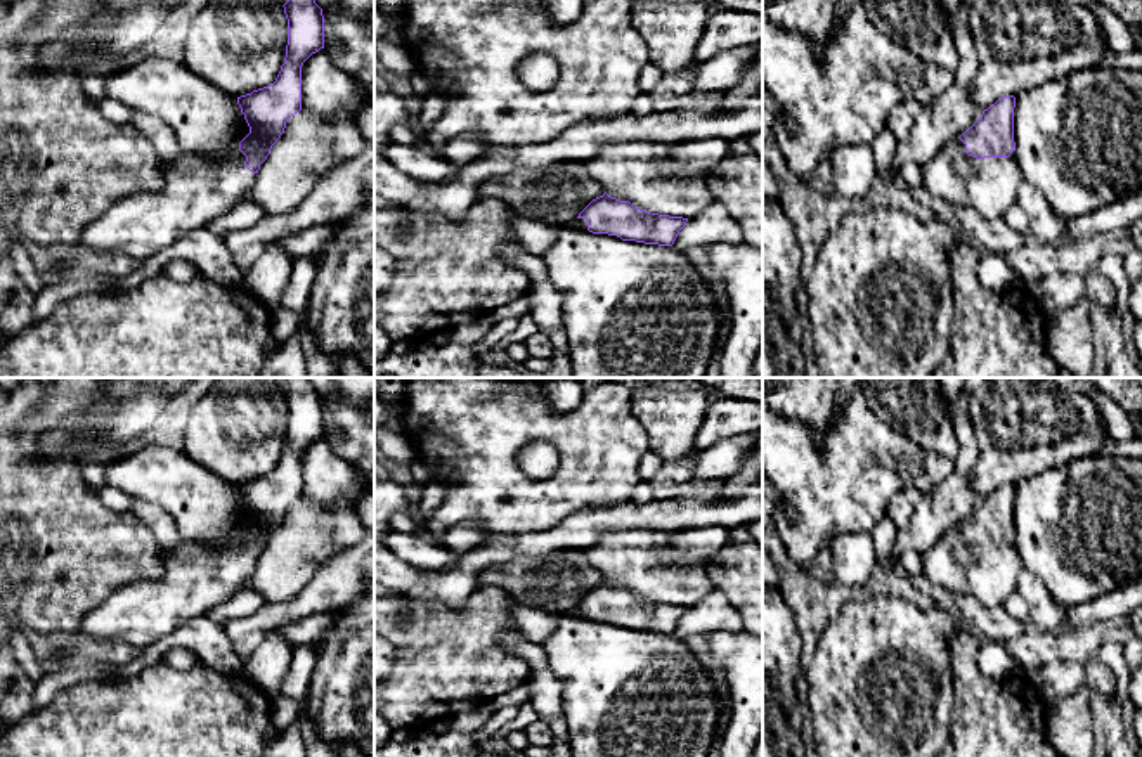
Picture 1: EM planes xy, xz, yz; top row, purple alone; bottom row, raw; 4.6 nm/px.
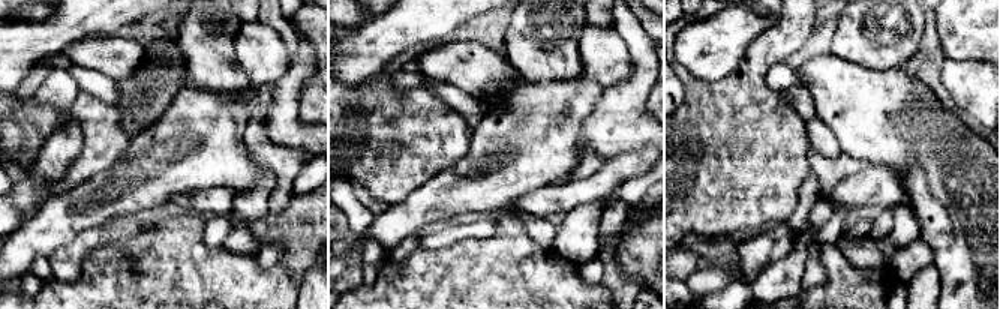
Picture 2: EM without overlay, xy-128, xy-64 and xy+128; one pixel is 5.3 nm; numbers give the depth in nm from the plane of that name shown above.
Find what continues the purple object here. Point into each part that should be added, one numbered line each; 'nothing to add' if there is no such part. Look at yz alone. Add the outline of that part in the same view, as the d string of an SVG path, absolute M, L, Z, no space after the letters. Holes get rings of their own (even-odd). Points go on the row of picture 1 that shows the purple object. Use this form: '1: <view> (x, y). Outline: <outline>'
1: yz (990, 186). Outline: M960 139L950 140L922 165L924 187L932 197L953 206L967 206L976 213L1002 217L1017 201L1024 182L1015 151L1009 158L977 159L965 152Z

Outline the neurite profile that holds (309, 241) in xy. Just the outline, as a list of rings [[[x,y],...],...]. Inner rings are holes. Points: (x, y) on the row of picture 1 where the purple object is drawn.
[[[328,222],[293,234],[282,234],[274,246],[281,248],[291,260],[319,253],[336,234],[338,222]]]

